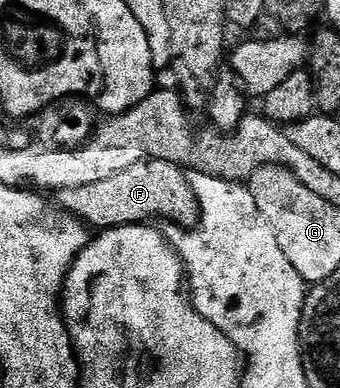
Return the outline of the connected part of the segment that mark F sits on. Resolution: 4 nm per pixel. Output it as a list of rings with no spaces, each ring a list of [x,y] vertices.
[[[155,158],[132,164],[132,168],[124,168],[124,172],[116,172],[116,176],[111,176],[109,180],[100,180],[97,184],[84,184],[84,188],[64,188],[57,191],[56,198],[61,209],[98,232],[117,226],[150,224],[154,222],[153,218],[174,222],[170,224],[178,228],[193,228],[202,215],[187,175],[171,162]]]

